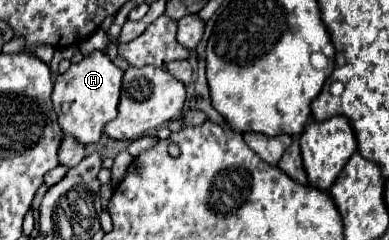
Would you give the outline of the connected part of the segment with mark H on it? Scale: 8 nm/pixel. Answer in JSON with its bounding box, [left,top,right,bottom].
[52,51,124,145]

